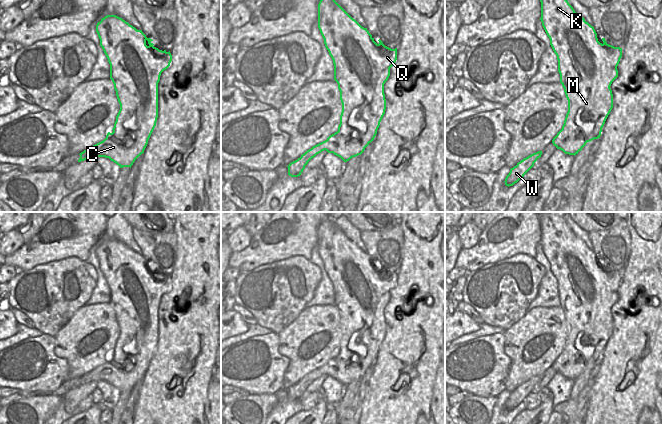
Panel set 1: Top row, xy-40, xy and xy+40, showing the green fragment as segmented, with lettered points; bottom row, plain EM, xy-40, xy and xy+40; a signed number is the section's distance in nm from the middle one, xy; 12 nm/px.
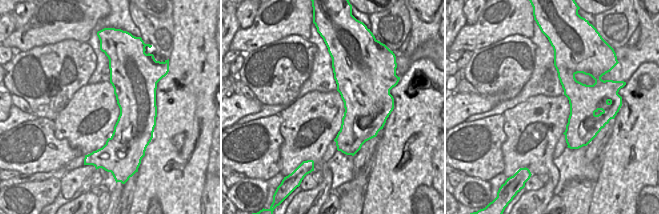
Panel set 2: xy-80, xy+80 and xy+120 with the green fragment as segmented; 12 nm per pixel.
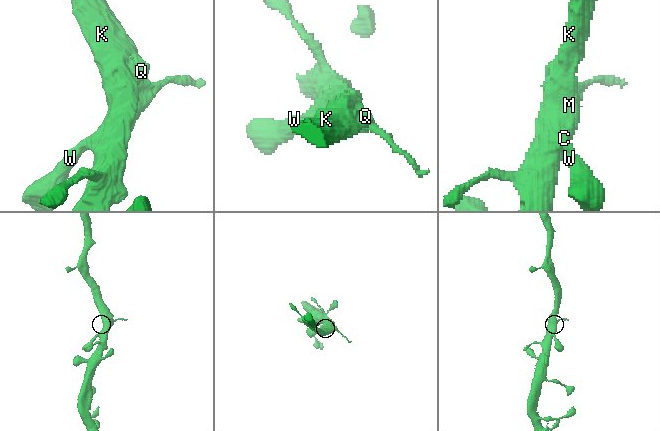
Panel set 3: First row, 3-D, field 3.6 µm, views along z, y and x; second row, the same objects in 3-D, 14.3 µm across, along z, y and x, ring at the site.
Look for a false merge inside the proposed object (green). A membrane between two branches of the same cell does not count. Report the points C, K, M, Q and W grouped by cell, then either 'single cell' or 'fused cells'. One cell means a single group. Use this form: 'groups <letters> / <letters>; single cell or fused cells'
groups C K M Q W; single cell

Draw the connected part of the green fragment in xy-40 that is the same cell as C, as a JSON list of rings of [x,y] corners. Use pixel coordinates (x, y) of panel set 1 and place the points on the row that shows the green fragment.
[[[107,15],[96,25],[96,32],[108,62],[110,79],[114,84],[120,110],[116,116],[113,132],[106,138],[81,152],[78,162],[91,157],[105,157],[120,168],[130,167],[144,153],[148,140],[156,126],[158,118],[158,83],[161,73],[172,61],[172,55],[166,50],[154,47],[152,39],[142,30],[137,30],[116,15]]]

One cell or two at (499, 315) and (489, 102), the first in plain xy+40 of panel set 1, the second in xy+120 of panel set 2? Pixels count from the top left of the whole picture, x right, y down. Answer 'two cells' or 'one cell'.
two cells

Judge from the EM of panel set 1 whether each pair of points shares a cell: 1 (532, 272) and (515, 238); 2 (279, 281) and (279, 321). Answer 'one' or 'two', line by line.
1: two
2: one

